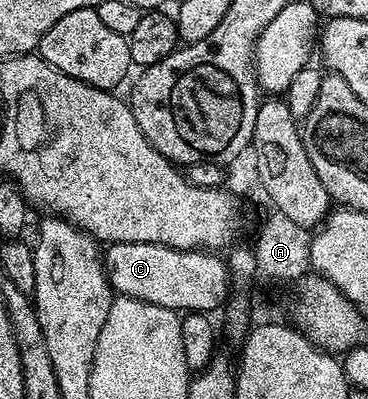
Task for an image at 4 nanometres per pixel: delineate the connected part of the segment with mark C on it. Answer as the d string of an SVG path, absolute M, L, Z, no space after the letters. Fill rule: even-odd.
M121 242L120 244L108 244L105 251L102 253L101 259L103 261L103 268L107 272L107 281L111 283L112 293L128 296L134 300L141 302L149 302L153 306L165 306L166 308L173 308L176 310L186 310L187 312L206 312L208 314L214 313L214 308L222 309L226 305L228 298L228 269L222 255L205 252L202 250L177 250L169 246L161 246L160 244L150 244L149 242Z

